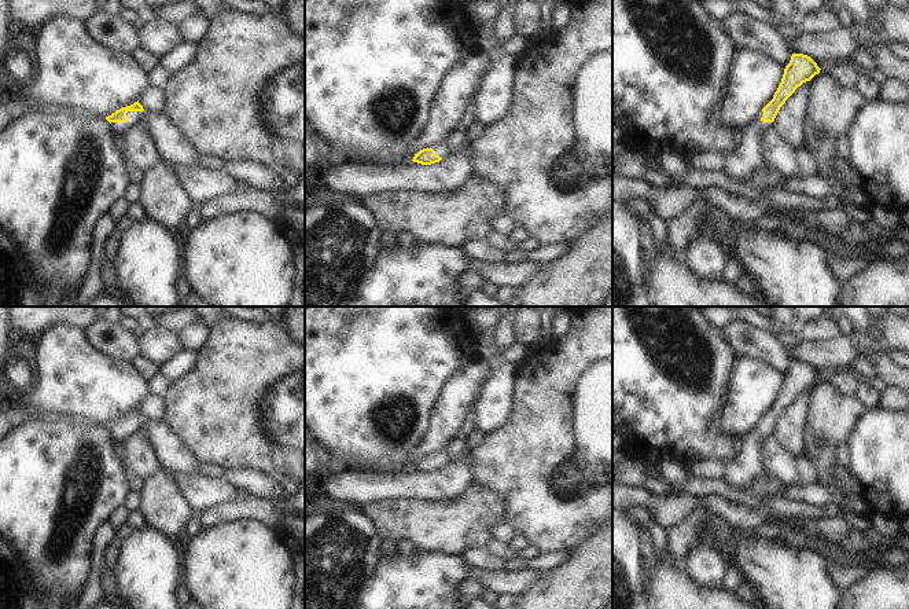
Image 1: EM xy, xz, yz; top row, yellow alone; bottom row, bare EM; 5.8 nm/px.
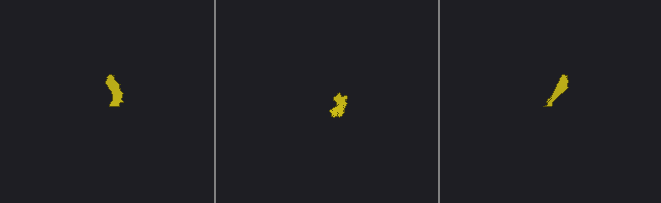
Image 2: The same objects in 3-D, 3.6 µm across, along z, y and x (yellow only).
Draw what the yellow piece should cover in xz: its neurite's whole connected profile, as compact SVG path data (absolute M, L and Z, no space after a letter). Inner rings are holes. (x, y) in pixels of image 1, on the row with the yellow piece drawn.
M442 142L420 150L415 154L412 161L422 165L431 165L439 162L442 158L446 158L449 154L450 151L446 147L446 142Z

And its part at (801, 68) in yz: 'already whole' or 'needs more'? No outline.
needs more

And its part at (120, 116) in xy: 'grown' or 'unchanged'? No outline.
grown

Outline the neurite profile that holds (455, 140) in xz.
M474 96L470 98L461 120L457 122L454 131L446 139L446 147L450 153L457 151L463 146L467 135L474 132L476 122L472 113L472 100Z

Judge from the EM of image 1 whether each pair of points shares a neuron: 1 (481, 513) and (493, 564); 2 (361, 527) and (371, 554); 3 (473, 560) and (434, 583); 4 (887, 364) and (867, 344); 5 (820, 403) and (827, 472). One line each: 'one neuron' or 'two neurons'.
1: two neurons
2: one neuron
3: two neurons
4: one neuron
5: one neuron

